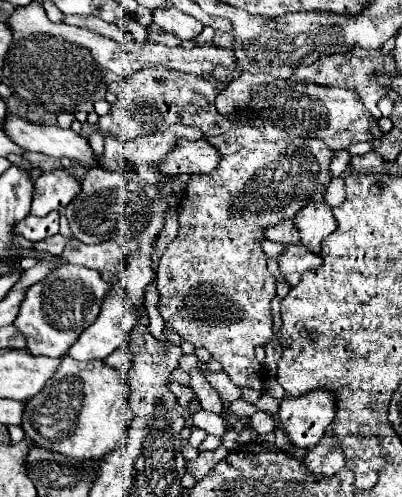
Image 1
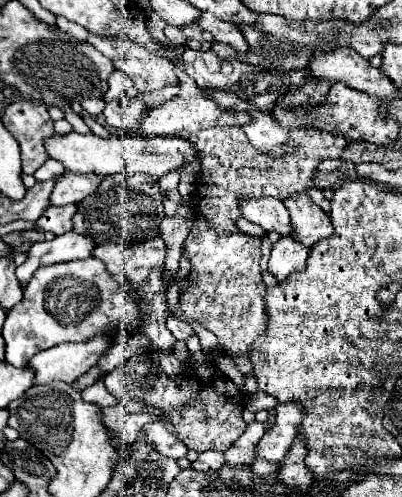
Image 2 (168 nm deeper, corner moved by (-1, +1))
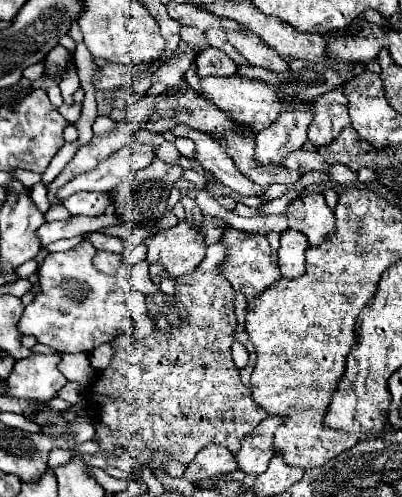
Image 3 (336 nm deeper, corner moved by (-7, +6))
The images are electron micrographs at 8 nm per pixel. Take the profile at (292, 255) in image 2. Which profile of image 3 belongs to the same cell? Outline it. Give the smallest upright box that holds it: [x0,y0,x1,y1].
[277,231,307,279]

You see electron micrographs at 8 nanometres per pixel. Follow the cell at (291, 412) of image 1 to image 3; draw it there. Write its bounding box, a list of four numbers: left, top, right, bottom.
[233,417,279,475]

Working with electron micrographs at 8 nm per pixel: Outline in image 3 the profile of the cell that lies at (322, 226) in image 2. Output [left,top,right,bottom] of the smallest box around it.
[285,193,335,245]

